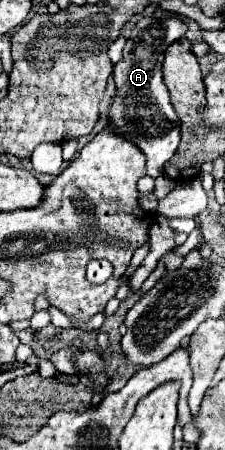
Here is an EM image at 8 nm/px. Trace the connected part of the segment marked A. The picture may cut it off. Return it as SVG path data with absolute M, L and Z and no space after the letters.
M144 16L132 30L130 38L124 46L122 60L114 66L116 80L116 96L110 108L110 122L120 134L126 134L140 146L140 150L148 158L148 176L158 178L162 174L164 164L172 158L180 142L180 122L170 104L168 88L162 82L162 58L164 50L184 38L188 32L188 24L182 18L154 18Z

